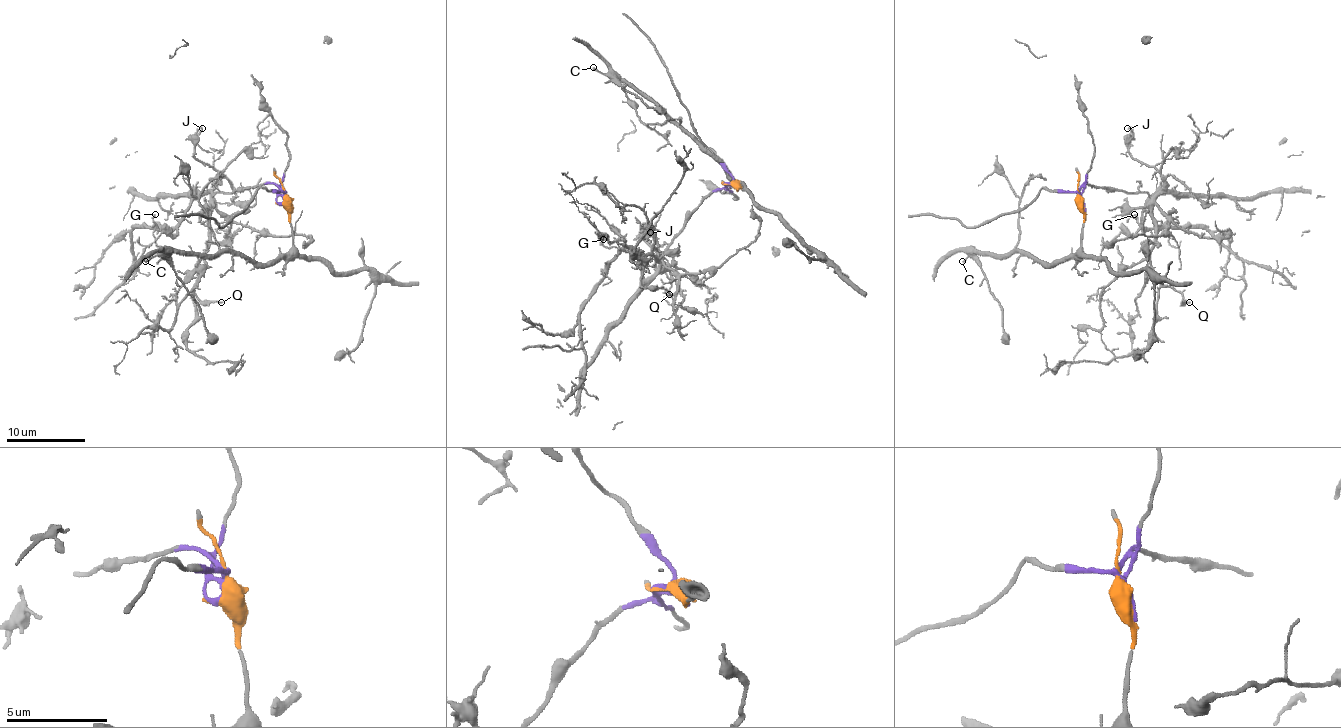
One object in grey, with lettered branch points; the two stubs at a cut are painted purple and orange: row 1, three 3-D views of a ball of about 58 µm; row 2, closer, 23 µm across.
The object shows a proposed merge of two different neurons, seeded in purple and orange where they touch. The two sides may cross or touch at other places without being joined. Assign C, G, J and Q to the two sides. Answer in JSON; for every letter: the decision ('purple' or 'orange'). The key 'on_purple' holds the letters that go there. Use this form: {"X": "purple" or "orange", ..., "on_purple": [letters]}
{"C": "orange", "G": "purple", "J": "purple", "Q": "purple", "on_purple": ["G", "J", "Q"]}

